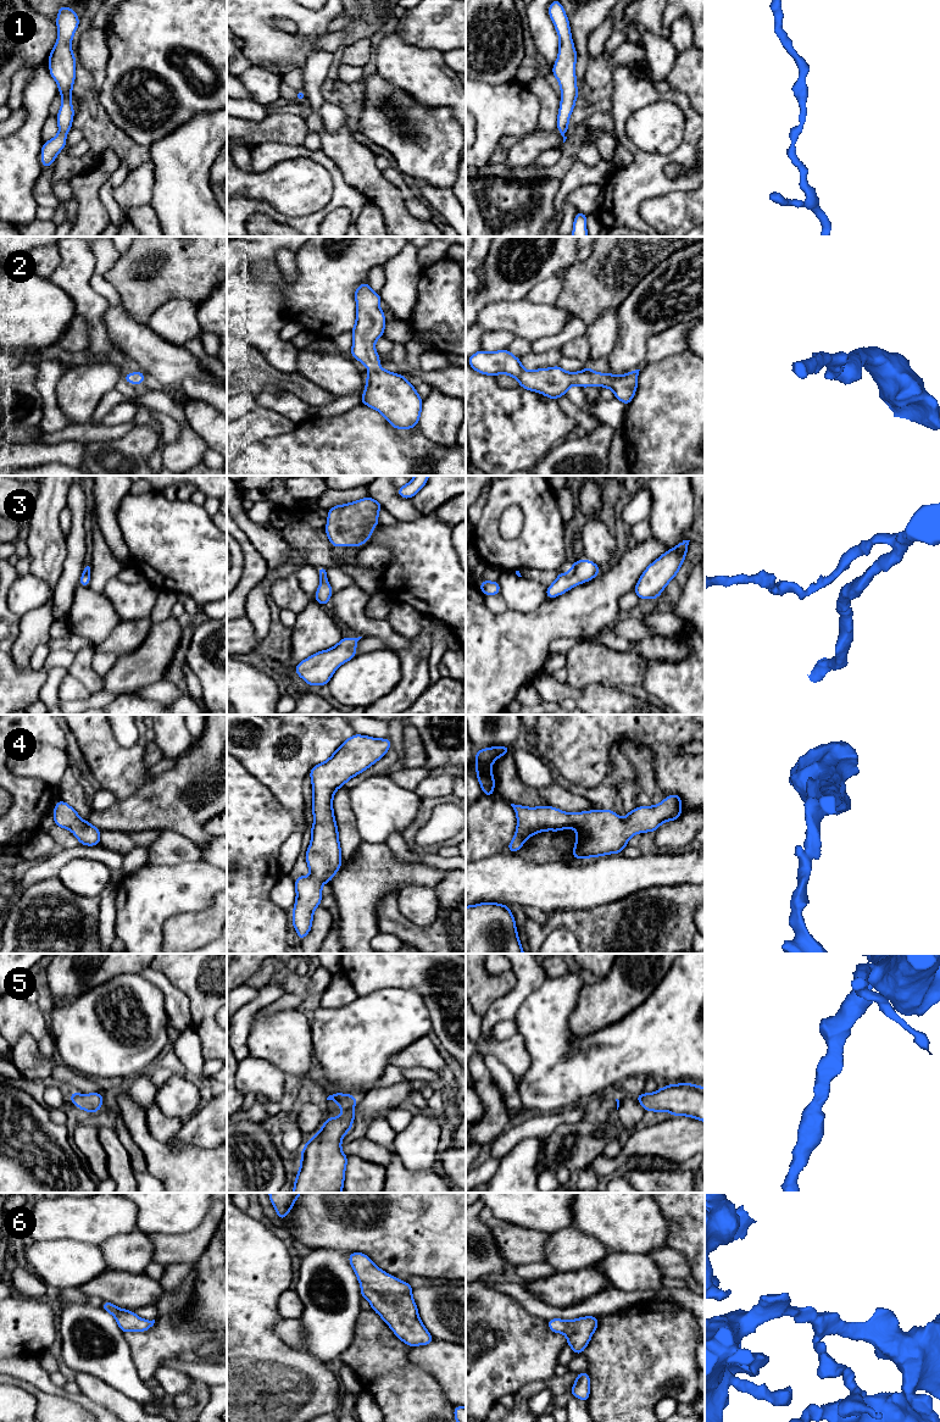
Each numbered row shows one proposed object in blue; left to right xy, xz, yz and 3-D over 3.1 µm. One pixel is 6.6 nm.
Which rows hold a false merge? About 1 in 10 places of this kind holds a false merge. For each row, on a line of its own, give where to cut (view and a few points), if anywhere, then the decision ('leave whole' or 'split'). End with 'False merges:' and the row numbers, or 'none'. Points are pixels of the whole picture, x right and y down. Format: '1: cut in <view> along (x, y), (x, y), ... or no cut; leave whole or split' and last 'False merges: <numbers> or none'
1: no cut; leave whole
2: no cut; leave whole
3: no cut; leave whole
4: no cut; leave whole
5: no cut; leave whole
6: no cut; leave whole
False merges: none

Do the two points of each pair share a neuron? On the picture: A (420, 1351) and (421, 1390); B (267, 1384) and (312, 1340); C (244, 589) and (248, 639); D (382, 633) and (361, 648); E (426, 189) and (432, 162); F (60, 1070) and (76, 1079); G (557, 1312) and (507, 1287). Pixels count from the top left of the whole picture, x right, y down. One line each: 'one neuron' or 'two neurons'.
A: two neurons
B: two neurons
C: two neurons
D: two neurons
E: two neurons
F: one neuron
G: one neuron

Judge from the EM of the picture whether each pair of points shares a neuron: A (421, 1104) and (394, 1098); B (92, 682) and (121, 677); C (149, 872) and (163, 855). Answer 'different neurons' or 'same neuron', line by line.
A: different neurons
B: different neurons
C: different neurons

